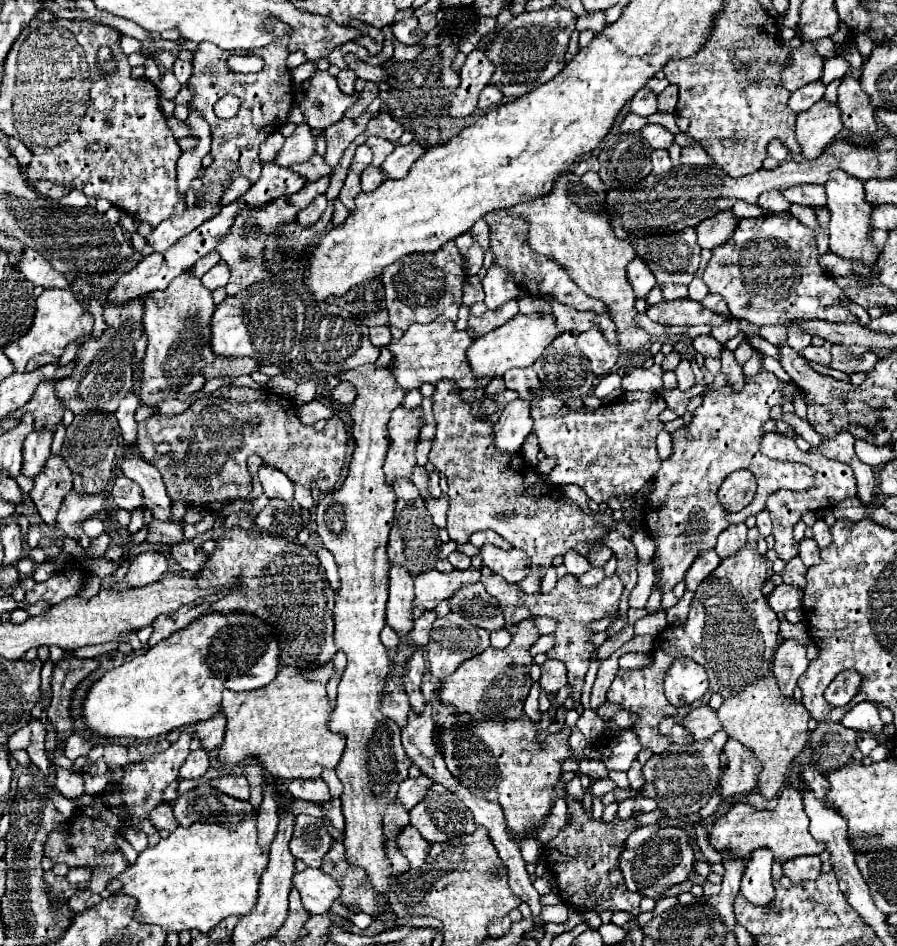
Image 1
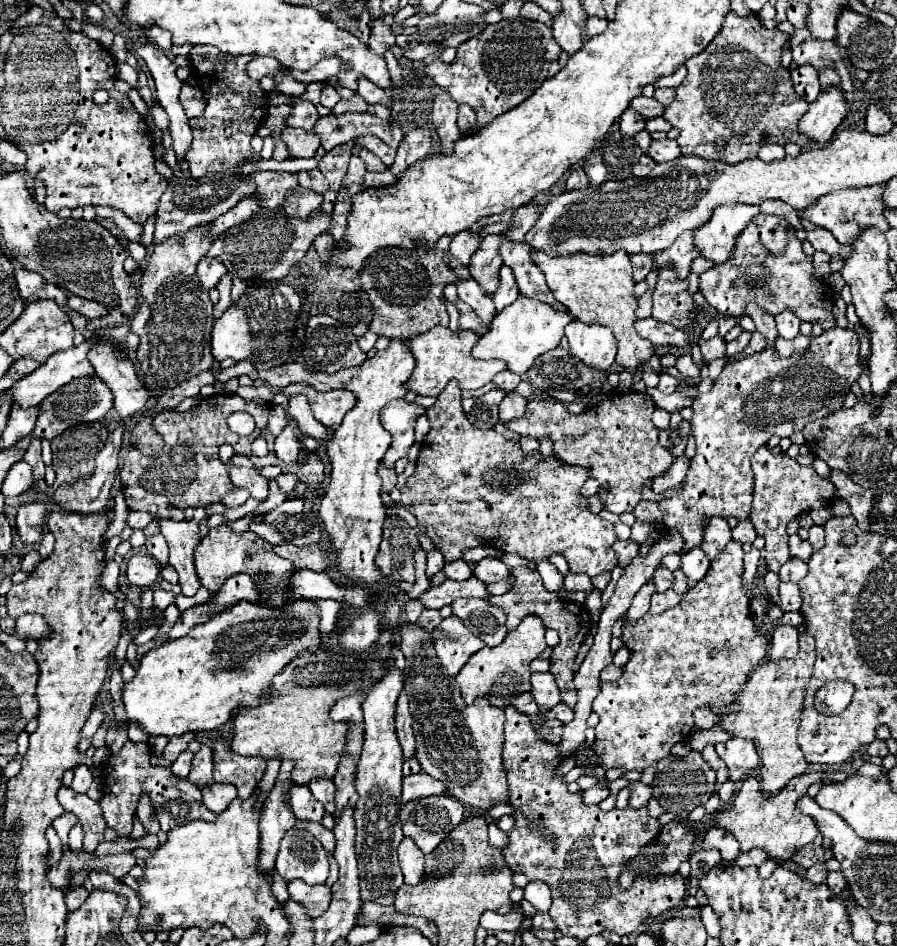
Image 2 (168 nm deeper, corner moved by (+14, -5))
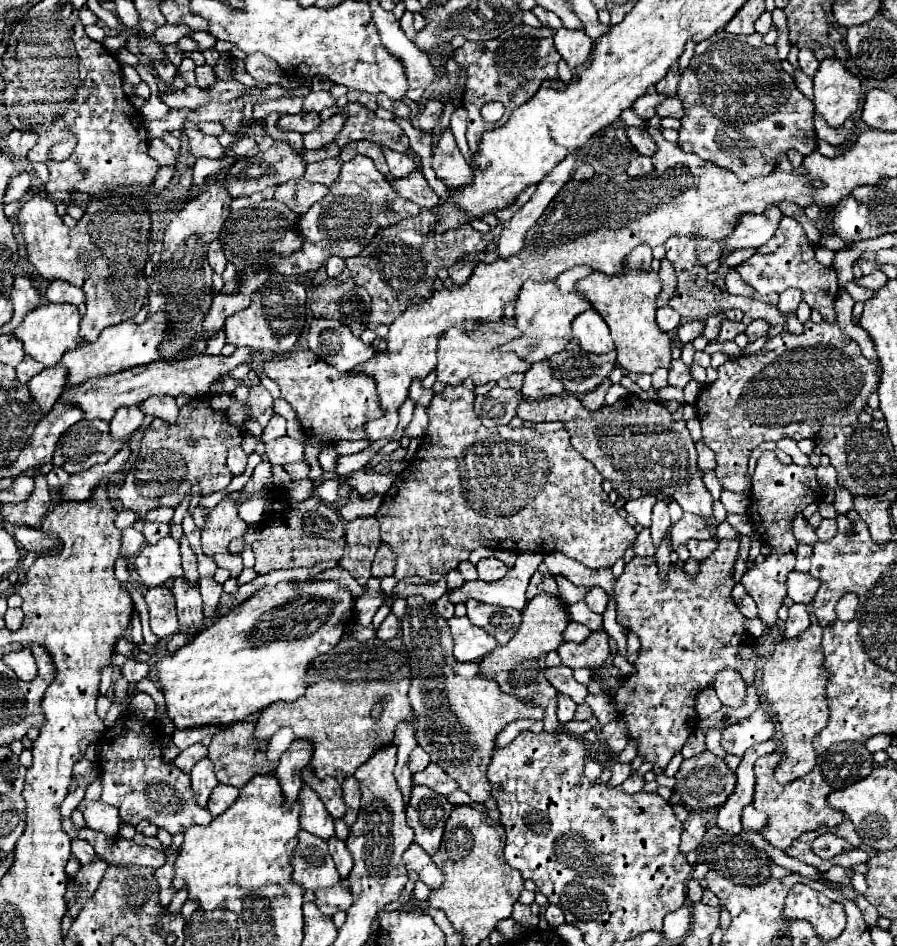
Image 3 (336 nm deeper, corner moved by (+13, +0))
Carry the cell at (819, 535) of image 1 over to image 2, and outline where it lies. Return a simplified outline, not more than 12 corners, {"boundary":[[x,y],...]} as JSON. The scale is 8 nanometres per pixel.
{"boundary":[[810,527],[808,541],[814,549],[824,547],[824,527]]}

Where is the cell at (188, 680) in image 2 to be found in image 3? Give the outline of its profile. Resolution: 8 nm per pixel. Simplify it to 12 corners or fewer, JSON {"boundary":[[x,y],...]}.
{"boundary":[[335,582],[261,588],[155,662],[175,728],[305,694],[353,618]]}

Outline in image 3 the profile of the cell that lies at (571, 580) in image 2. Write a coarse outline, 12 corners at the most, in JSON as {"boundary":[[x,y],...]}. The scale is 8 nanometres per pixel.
{"boundary":[[591,586],[583,602],[597,614],[605,612],[607,594]]}

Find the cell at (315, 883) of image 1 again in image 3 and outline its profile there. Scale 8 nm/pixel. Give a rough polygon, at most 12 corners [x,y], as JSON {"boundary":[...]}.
{"boundary":[[339,884],[315,890],[315,904],[326,916],[346,912],[353,898]]}

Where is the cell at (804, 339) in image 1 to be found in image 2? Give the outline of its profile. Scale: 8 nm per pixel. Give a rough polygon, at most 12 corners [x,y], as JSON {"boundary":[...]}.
{"boundary":[[784,309],[776,317],[778,335],[794,339],[800,319]]}

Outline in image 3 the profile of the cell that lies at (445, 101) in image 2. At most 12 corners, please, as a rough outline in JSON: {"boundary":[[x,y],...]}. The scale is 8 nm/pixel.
{"boundary":[[451,128],[439,134],[433,170],[449,188],[471,182]]}

